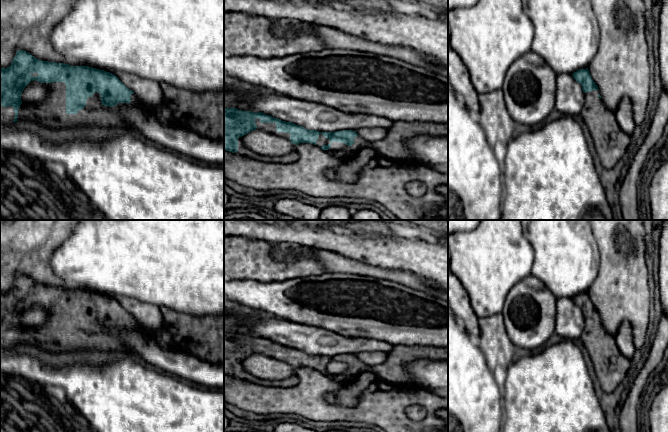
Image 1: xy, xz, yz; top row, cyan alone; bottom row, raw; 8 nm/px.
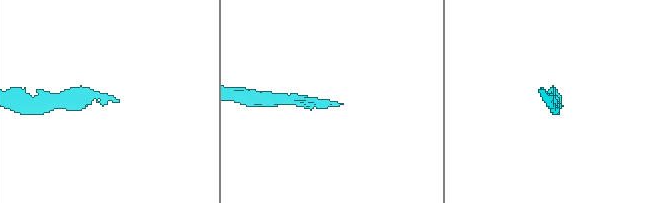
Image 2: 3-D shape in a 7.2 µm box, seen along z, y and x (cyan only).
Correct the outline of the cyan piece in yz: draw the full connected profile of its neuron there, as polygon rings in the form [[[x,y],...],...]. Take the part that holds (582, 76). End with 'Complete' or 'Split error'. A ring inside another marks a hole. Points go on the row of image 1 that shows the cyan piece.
[[[588,68],[580,69],[572,76],[581,84],[585,95],[580,115],[593,138],[601,165],[612,169],[627,152],[630,136],[620,129],[615,113],[605,106]]]. Split error

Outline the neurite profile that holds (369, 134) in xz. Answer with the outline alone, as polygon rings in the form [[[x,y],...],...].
[[[364,128],[356,131],[359,137],[366,141],[381,140],[387,134],[387,130],[383,128]]]

